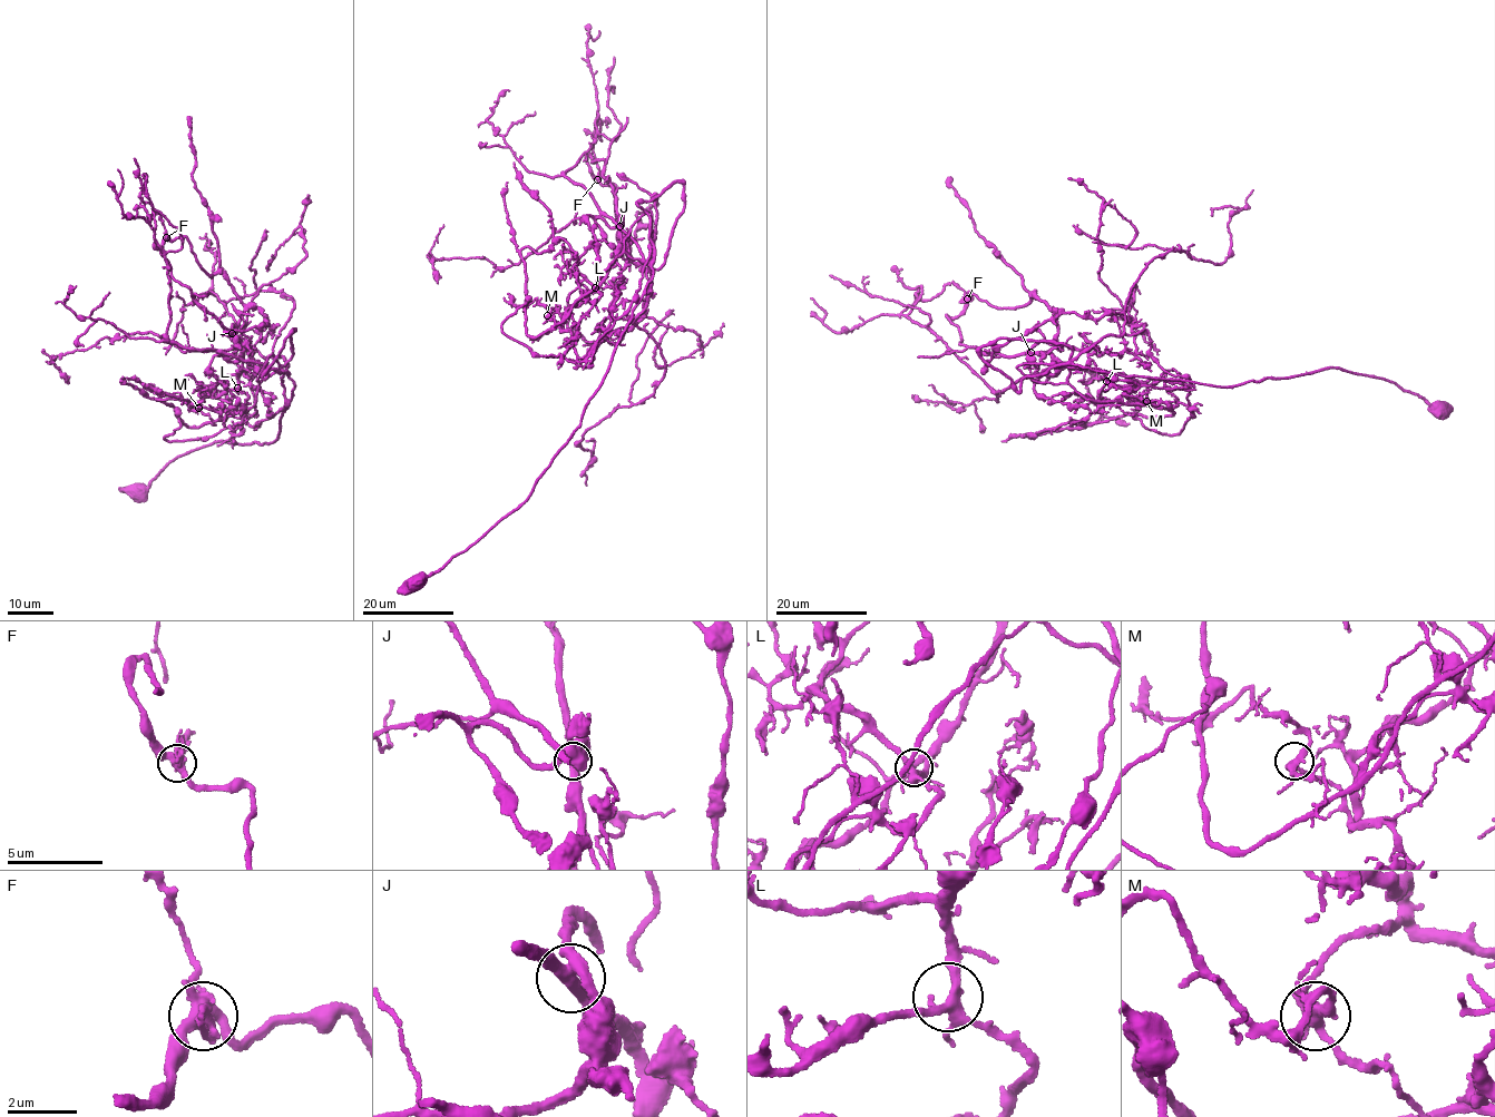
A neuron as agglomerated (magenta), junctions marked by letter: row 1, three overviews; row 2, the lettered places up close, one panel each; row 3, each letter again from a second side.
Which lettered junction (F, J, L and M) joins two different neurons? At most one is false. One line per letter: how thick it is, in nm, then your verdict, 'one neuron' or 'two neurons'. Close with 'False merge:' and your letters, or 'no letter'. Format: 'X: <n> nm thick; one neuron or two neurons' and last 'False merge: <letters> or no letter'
F: 420 nm thick; two neurons
J: 360 nm thick; one neuron
L: 320 nm thick; one neuron
M: 340 nm thick; one neuron
False merge: F

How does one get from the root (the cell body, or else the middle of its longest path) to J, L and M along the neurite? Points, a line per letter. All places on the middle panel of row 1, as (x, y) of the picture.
J: (414, 580), (468, 550), (520, 507), (579, 424), (653, 274), (637, 243), (601, 214), (611, 227), (619, 226)
L: (414, 580), (525, 502), (579, 424), (653, 271), (623, 253), (586, 293), (589, 303), (601, 294), (595, 287)
M: (414, 580), (468, 550), (525, 502), (579, 424), (639, 302), (633, 302), (579, 362), (574, 337), (547, 315)

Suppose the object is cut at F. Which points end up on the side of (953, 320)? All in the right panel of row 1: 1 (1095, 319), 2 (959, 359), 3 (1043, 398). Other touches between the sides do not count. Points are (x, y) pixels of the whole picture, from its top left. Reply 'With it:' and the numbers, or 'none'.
With it: 1, 3

